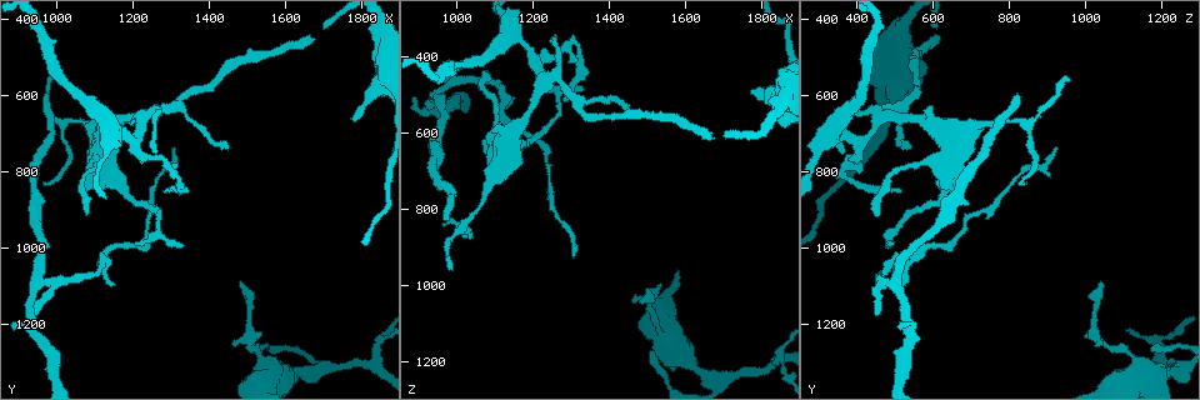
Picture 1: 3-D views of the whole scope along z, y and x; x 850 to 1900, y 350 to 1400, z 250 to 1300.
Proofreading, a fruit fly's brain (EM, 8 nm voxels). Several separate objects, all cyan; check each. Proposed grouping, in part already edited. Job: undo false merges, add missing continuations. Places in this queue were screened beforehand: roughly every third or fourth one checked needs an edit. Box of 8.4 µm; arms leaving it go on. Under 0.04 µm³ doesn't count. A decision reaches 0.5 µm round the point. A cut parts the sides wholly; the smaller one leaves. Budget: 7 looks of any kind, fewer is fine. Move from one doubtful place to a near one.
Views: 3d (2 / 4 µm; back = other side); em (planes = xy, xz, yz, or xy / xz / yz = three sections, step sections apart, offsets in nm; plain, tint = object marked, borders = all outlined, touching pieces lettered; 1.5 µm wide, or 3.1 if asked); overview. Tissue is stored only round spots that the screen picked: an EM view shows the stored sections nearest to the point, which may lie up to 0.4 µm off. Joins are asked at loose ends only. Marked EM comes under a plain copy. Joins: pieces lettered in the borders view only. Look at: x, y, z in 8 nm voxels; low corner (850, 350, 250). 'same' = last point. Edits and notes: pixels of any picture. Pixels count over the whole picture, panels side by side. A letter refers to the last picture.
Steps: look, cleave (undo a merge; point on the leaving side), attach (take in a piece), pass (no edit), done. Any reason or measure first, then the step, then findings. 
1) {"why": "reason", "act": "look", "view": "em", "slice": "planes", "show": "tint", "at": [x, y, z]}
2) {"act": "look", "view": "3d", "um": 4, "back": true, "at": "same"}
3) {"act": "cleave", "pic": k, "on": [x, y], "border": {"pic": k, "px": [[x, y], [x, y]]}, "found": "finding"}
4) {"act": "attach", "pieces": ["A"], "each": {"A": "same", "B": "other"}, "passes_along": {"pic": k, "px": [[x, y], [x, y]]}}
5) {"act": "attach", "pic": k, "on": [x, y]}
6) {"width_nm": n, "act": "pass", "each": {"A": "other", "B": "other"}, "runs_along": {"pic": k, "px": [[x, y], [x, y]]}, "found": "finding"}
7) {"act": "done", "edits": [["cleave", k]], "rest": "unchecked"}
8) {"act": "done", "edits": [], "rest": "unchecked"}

{"why": "sudden change in width", "act": "look", "view": "em", "slice": "yz", "step": 8, "show": "tint", "at": [1225, 660, 485]}

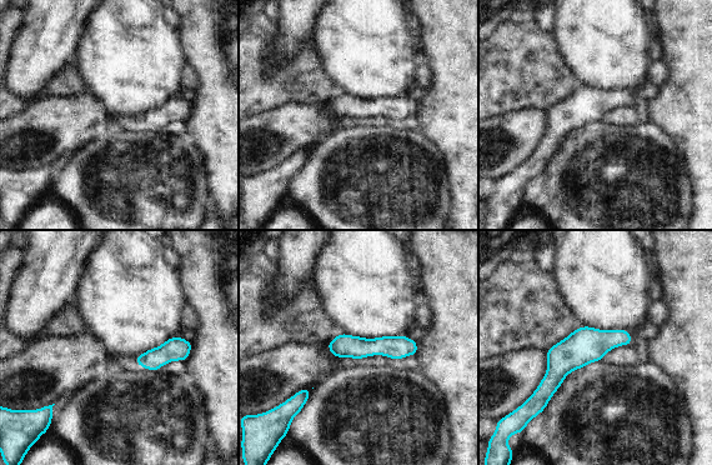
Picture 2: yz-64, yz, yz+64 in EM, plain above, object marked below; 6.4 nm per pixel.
{"act": "look", "view": "em", "slice": "planes", "show": "borders", "at": "same"}

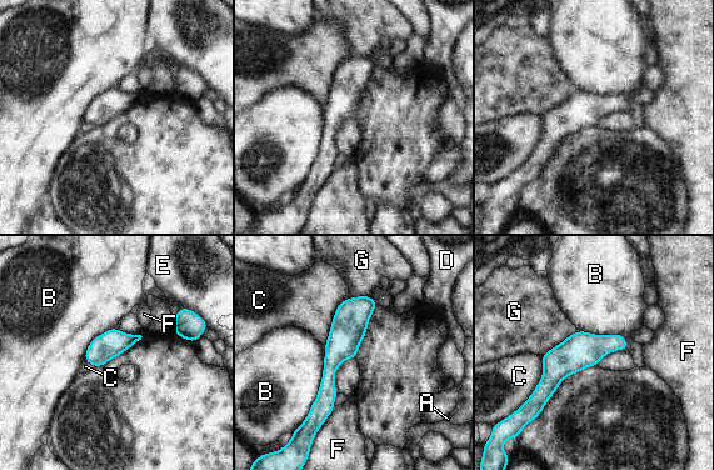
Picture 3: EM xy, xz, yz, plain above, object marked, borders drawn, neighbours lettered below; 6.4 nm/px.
{"width_nm": 180, "act": "pass", "each": {"A": "other", "B": "other", "C": "other", "D": "other", "E": "other", "F": "other", "G": "other"}, "runs_along": {"pic": 3, "px": [[368, 299], [331, 361], [315, 419]]}, "found": "all the same neuron"}

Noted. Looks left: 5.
{"why": "branch stops here", "act": "look", "view": "em", "slice": "planes", "show": "borders", "at": [1070, 910, 460]}

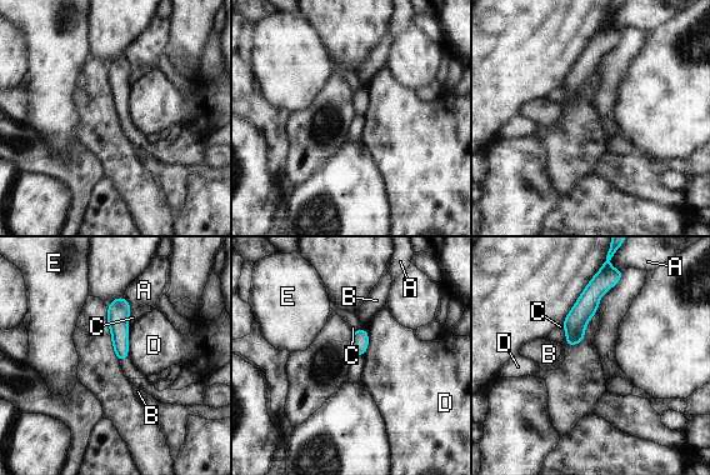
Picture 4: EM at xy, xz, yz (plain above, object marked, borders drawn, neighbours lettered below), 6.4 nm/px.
{"act": "pass", "each": {"A": "other", "B": "other", "C": "other", "D": "other", "E": "other"}, "found": "no lettered piece goes on from it"}

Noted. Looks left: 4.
{"why": "four-way junction", "act": "look", "view": "em", "slice": "yz", "step": 4, "show": "tint", "at": [1820, 1300, 1215]}

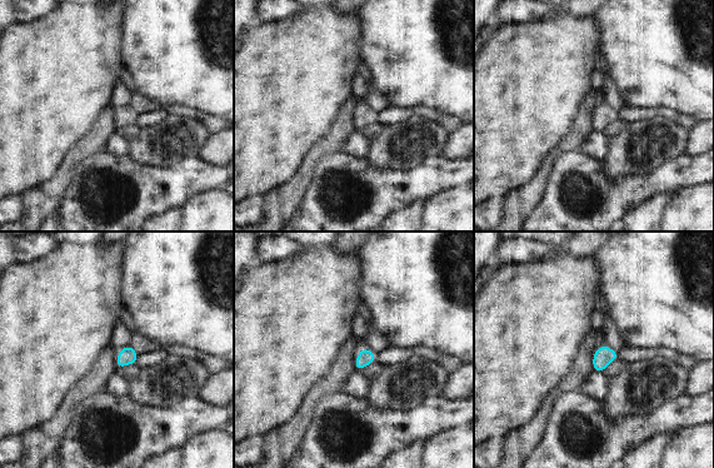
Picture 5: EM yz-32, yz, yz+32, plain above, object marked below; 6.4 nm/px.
{"act": "look", "view": "em", "slice": "planes", "show": "tint", "at": "same"}

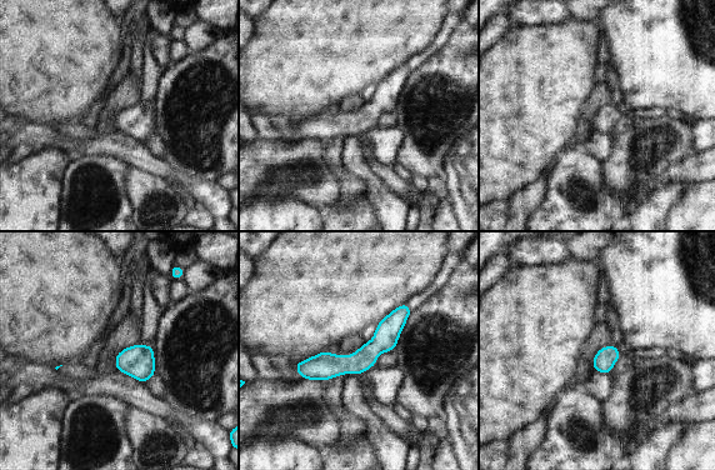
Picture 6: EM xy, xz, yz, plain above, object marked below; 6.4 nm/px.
{"act": "look", "view": "em", "slice": "planes", "show": "borders", "at": "same"}

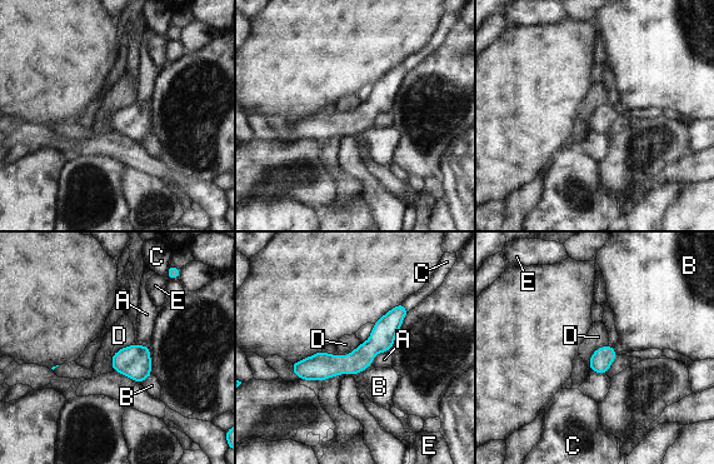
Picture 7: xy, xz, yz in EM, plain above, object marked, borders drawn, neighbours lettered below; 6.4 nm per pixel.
{"act": "pass", "each": {"A": "other", "B": "other", "C": "other", "D": "other", "E": "other"}, "border": {"pic": 7, "px": [[135, 343], [113, 355], [111, 369]]}, "found": "one neuron here"}

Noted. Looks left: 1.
{"act": "done", "edits": [], "rest": "unchecked"}

